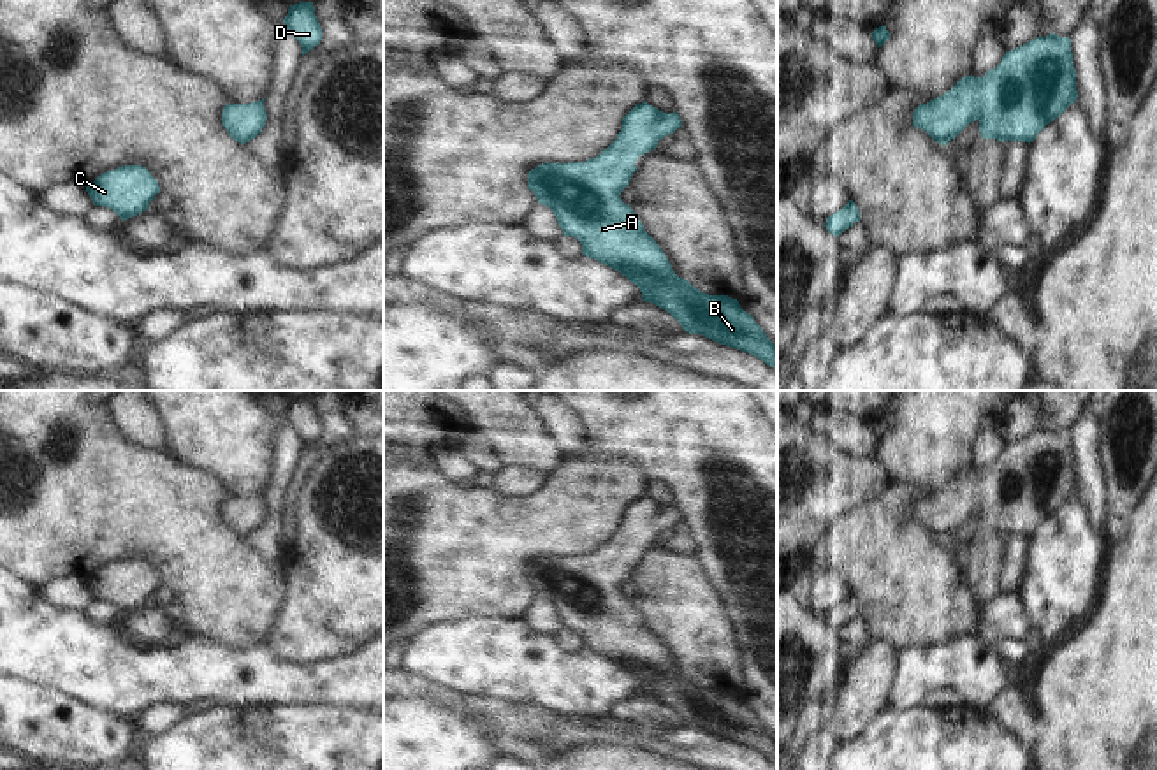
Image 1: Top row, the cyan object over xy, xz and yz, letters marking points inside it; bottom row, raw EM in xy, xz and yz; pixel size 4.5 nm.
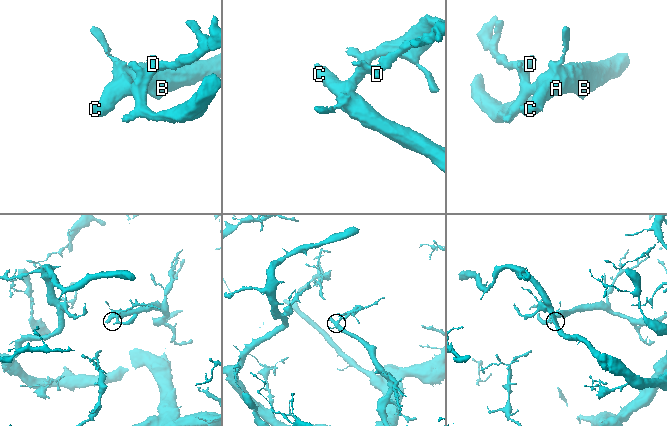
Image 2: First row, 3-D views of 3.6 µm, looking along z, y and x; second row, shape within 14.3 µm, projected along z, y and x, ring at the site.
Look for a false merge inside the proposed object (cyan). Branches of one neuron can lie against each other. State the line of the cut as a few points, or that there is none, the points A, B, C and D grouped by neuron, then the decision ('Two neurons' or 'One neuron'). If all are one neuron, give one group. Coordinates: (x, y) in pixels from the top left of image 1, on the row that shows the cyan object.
No split. Groups: A B C D. One neuron.

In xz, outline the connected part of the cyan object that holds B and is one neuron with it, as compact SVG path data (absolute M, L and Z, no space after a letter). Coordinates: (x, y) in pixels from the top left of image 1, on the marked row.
M647 102L635 105L624 118L617 139L596 158L568 163L542 163L529 171L528 188L552 209L563 236L577 237L582 255L594 258L626 276L642 292L642 301L668 311L686 332L702 334L721 345L747 352L777 369L777 346L767 338L754 318L744 311L737 299L709 295L679 278L659 244L645 232L629 204L621 200L621 192L629 185L635 162L658 142L682 127L680 116L663 113Z

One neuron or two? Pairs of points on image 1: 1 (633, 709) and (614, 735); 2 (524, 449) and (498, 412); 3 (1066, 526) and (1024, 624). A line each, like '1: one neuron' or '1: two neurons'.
1: two neurons
2: one neuron
3: two neurons

